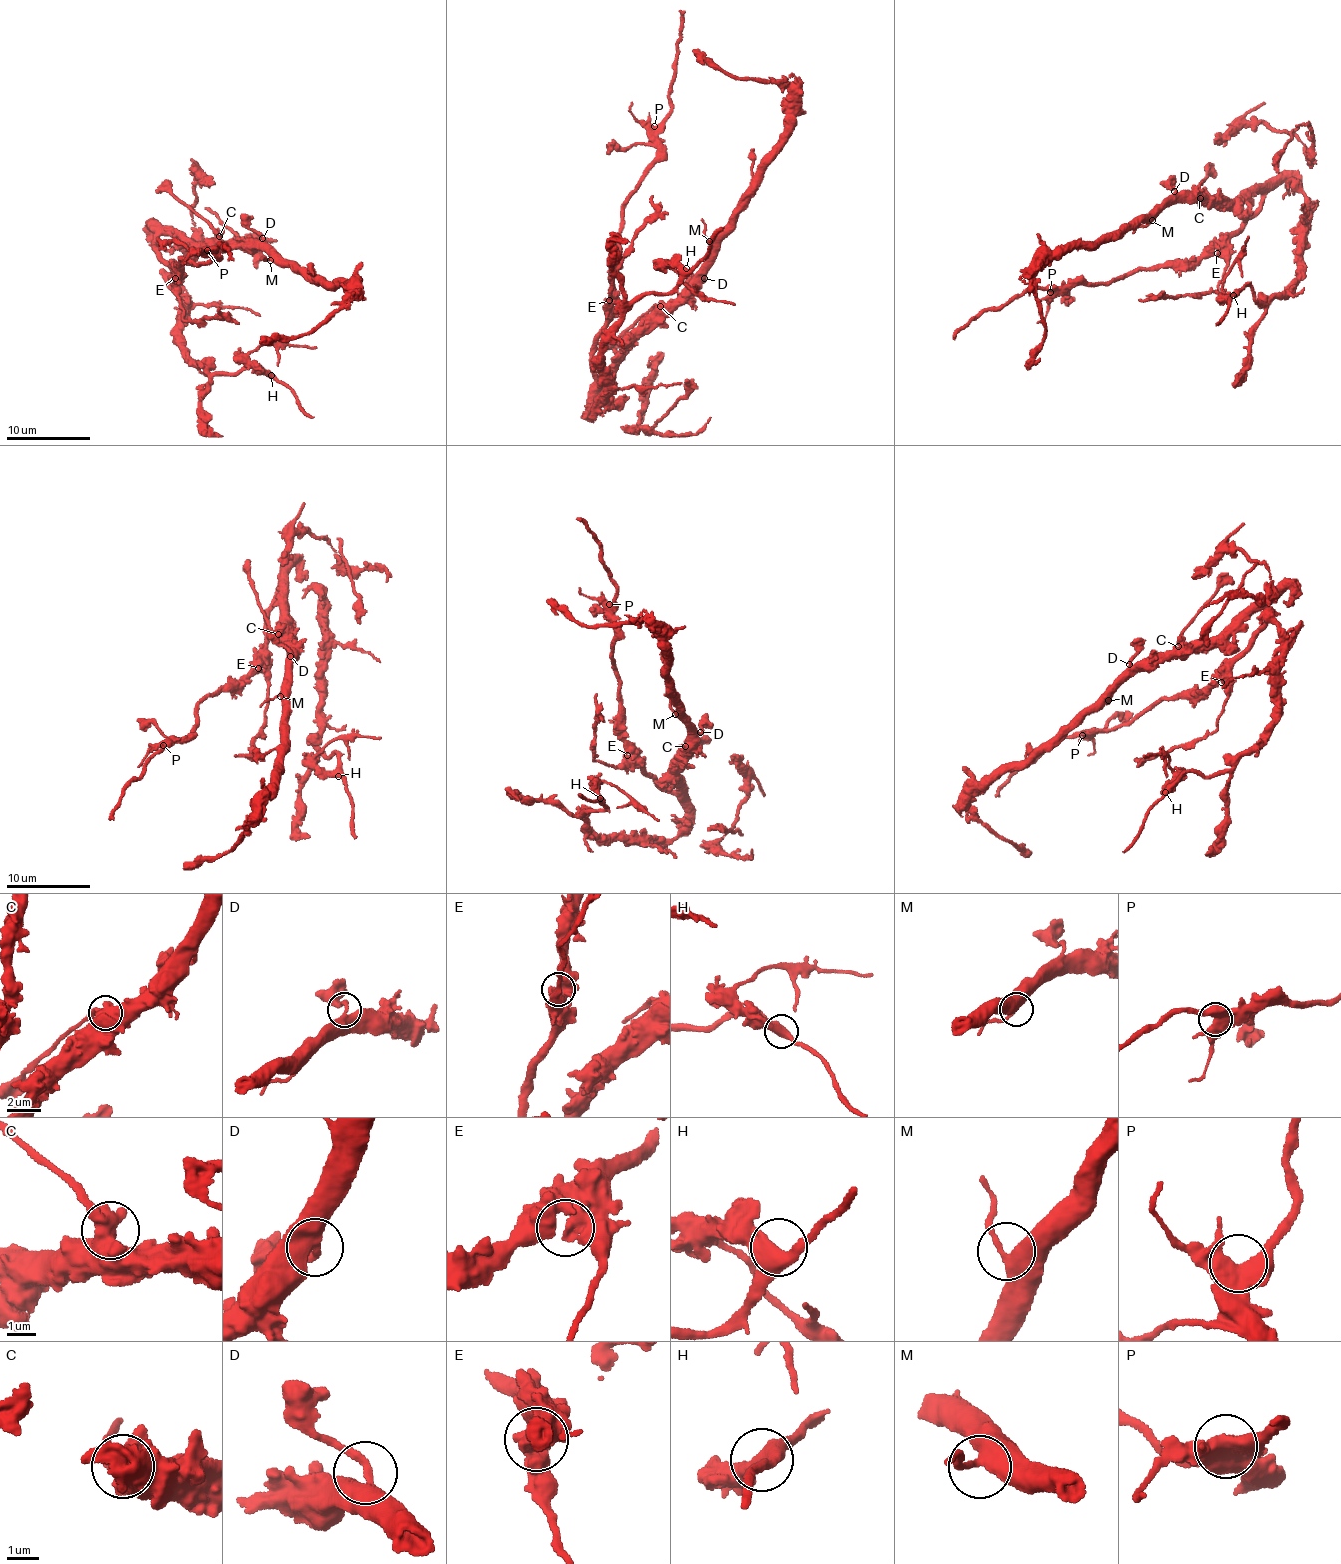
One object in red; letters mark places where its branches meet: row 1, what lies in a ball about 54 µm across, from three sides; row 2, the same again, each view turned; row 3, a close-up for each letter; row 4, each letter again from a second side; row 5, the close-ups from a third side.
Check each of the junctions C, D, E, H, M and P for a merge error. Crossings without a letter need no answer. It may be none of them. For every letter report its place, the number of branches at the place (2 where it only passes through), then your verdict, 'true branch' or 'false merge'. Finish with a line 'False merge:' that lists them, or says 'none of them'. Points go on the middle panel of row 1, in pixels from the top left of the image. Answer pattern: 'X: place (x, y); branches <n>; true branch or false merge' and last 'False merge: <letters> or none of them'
C: place (660, 306); branches 4; true branch
D: place (704, 278); branches 2; true branch
E: place (609, 300); branches 1; true branch
H: place (686, 268); branches 3; true branch
M: place (709, 241); branches 2; true branch
P: place (654, 126); branches 4; true branch
False merge: none of them

